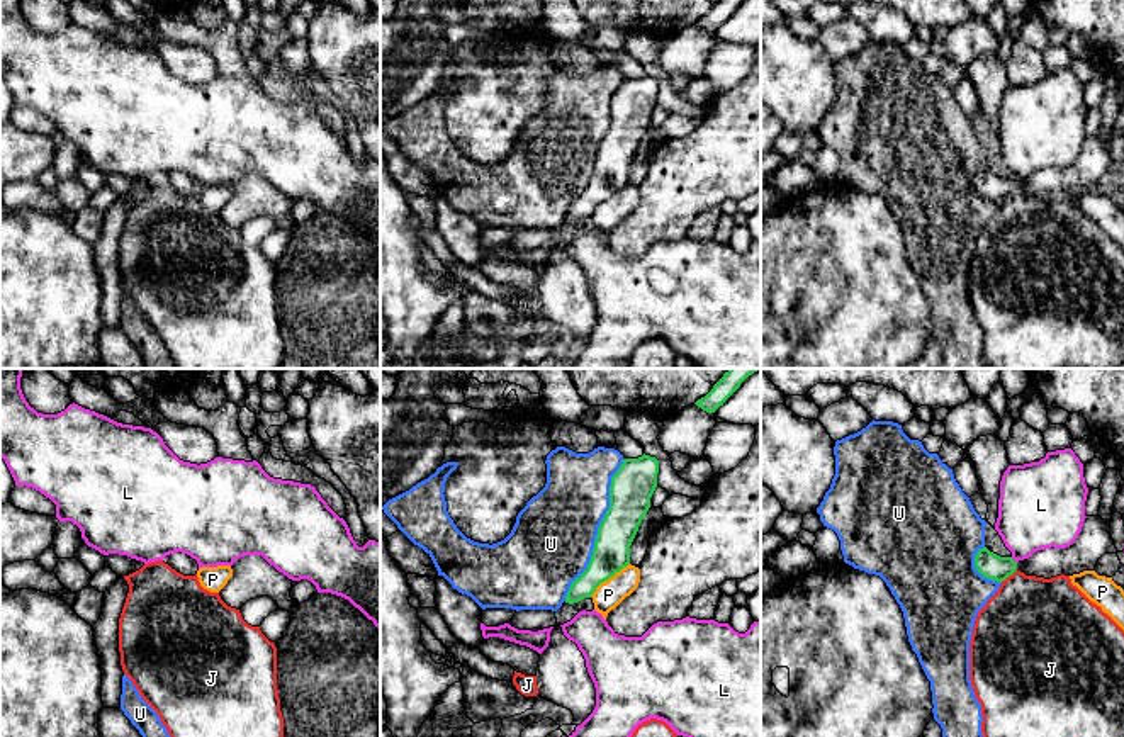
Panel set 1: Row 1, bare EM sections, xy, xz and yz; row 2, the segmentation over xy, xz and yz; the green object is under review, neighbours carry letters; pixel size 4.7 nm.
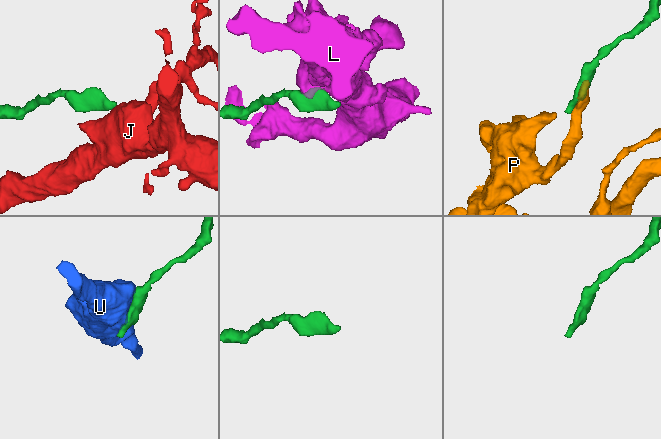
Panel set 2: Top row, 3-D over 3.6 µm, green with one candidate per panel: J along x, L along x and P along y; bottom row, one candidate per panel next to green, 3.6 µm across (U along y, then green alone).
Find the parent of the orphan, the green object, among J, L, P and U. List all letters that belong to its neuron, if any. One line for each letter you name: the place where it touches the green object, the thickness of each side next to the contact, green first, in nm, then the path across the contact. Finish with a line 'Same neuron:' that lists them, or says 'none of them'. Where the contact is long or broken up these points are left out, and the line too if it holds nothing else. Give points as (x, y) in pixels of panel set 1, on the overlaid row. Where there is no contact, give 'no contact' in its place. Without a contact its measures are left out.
Same neuron: none of them

